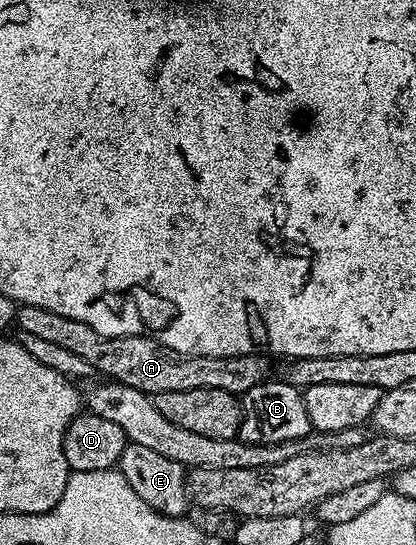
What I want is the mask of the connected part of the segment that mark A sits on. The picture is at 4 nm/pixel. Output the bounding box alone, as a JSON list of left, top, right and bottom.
[16,306,271,395]

